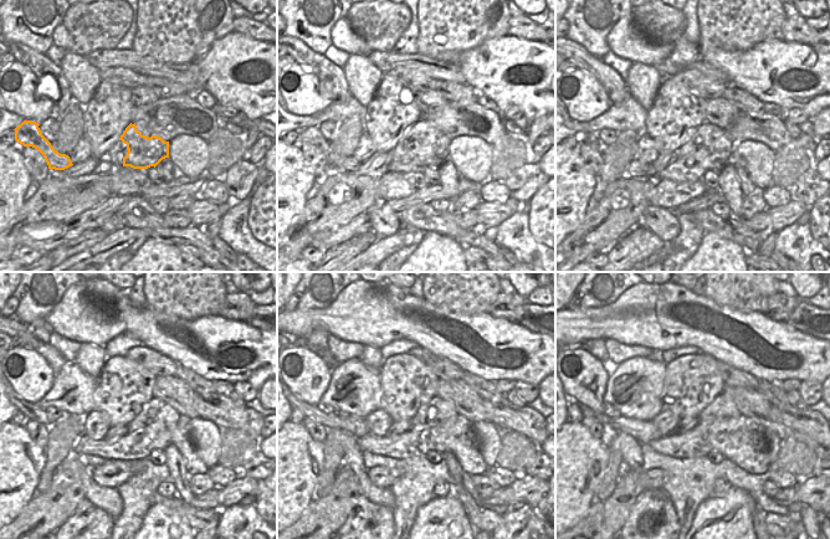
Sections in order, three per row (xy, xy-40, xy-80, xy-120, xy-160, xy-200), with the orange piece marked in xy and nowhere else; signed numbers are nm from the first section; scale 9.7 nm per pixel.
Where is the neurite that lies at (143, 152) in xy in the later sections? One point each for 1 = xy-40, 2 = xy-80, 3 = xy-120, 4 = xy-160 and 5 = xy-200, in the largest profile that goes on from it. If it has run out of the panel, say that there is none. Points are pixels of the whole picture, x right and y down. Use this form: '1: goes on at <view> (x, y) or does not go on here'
1: goes on at xy-40 (434, 150)
2: goes on at xy-80 (713, 153)
3: goes on at xy-120 (167, 427)
4: goes on at xy-160 (445, 431)
5: goes on at xy-200 (741, 440)

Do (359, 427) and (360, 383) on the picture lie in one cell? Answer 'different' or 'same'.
different

